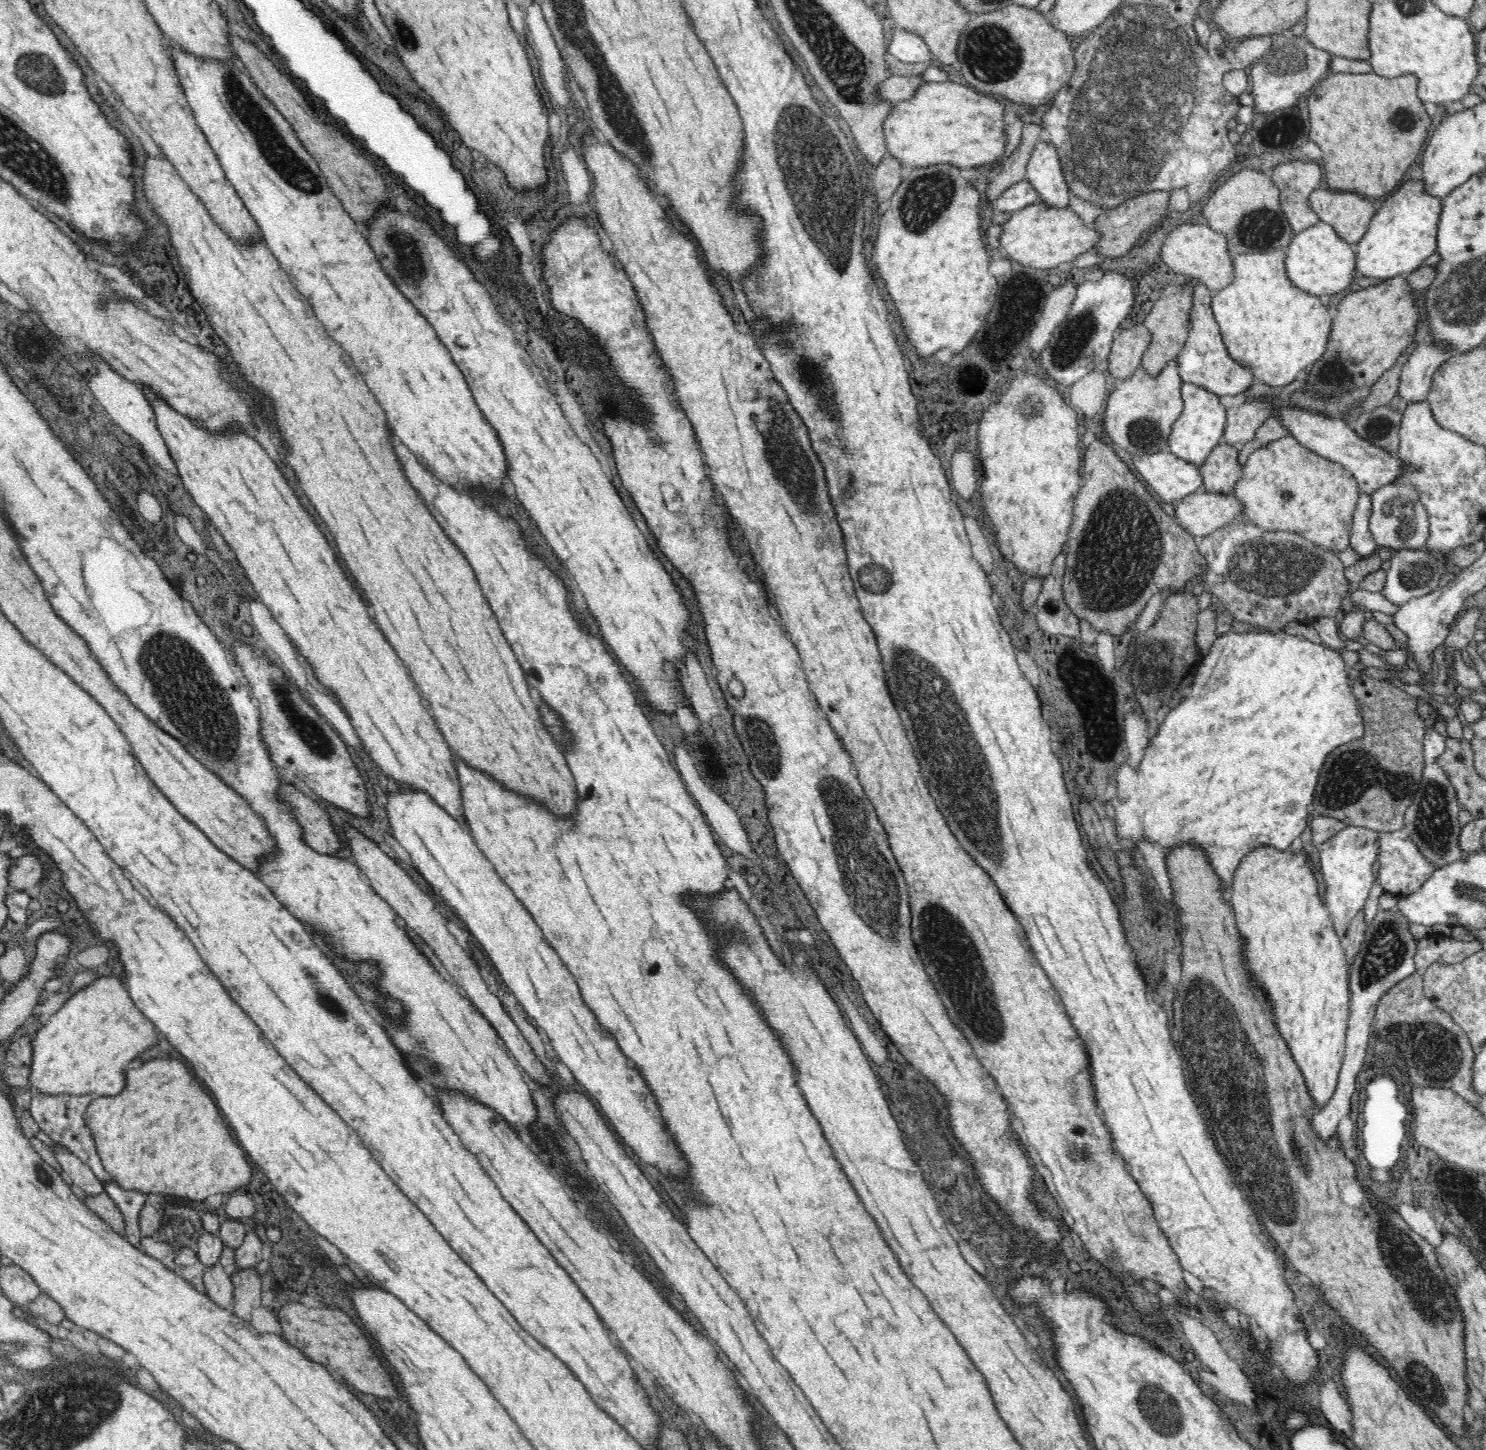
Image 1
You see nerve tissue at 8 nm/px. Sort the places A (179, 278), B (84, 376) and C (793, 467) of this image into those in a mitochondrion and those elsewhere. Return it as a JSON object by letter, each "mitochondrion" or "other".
{"A":"other","B":"other","C":"mitochondrion"}

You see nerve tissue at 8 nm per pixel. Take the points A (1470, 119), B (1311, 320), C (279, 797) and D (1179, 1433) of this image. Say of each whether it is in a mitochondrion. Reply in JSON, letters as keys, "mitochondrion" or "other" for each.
{"A":"other","B":"other","C":"other","D":"mitochondrion"}

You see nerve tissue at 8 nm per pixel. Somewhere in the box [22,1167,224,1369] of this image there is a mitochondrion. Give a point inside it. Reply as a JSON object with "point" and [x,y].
{"point":[179,1227]}

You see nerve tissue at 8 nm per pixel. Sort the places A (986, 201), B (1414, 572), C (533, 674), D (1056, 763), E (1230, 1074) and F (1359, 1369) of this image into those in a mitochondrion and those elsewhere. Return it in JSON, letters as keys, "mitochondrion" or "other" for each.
{"A":"other","B":"mitochondrion","C":"other","D":"other","E":"mitochondrion","F":"other"}

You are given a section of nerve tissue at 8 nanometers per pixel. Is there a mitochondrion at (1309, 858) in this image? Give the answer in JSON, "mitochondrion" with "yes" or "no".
{"mitochondrion":"no"}

